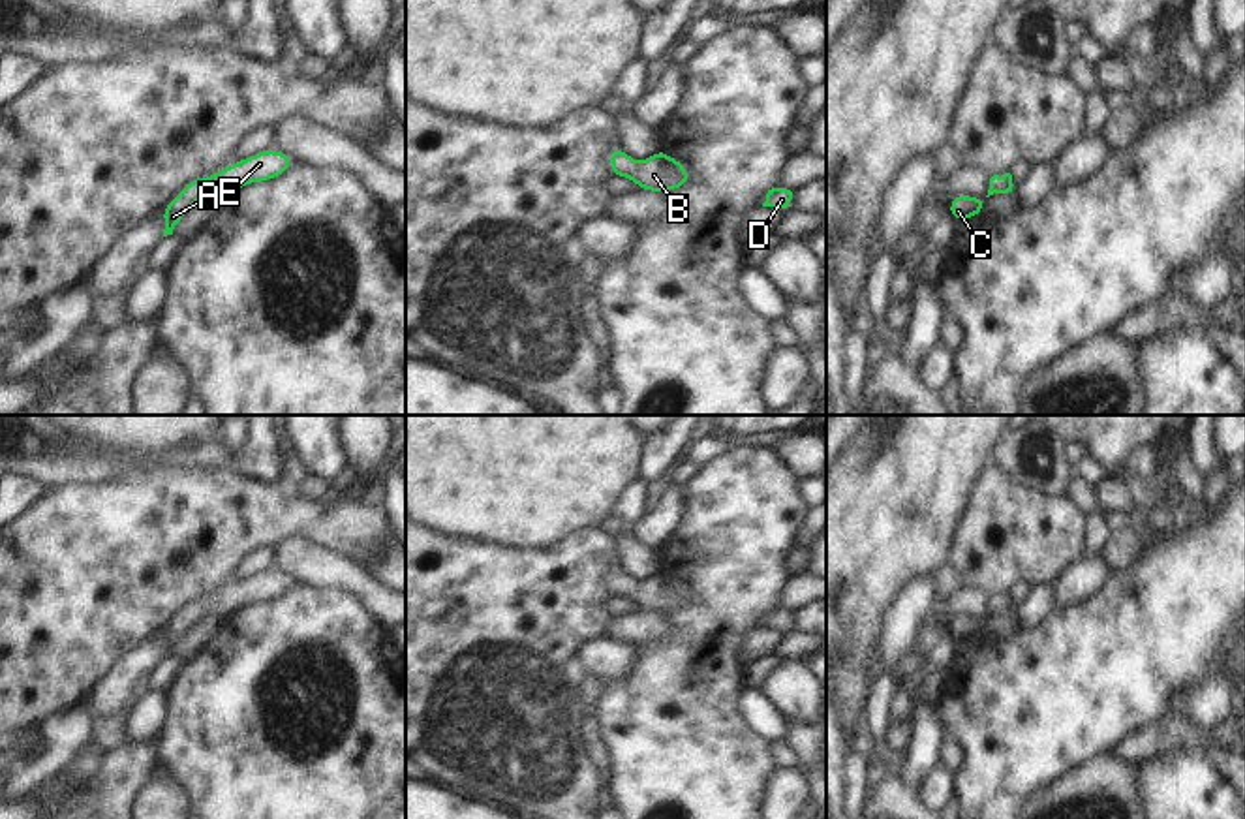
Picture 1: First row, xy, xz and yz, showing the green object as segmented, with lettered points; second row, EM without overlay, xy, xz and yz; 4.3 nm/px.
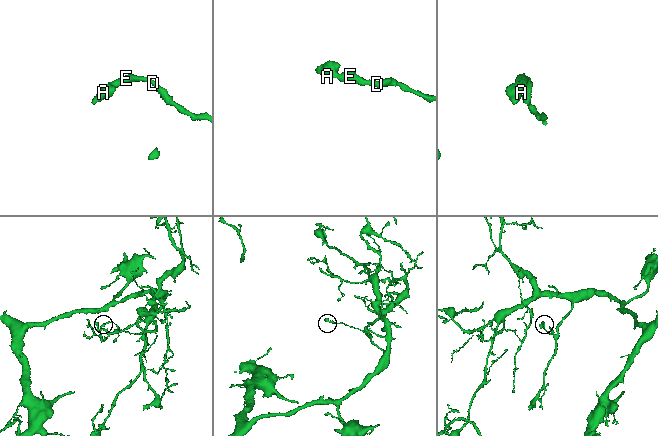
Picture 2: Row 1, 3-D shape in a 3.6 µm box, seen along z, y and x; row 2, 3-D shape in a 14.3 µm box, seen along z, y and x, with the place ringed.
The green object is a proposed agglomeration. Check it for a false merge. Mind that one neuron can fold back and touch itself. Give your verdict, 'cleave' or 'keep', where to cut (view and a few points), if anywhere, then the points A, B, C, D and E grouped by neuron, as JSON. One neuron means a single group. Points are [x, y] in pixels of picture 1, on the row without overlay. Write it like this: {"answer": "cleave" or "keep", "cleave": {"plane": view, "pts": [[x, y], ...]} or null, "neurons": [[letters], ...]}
{"answer": "keep", "cleave": null, "neurons": [["A", "B", "C", "D", "E"]]}

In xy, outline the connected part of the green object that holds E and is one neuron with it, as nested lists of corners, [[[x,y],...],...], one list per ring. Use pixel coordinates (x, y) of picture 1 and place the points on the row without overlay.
[[[267,569],[220,592],[214,592],[210,599],[192,599],[161,631],[161,639],[165,642],[163,657],[173,656],[175,646],[207,614],[225,620],[238,609],[252,603],[267,603],[276,599],[293,586],[295,580],[291,577],[274,569]]]

